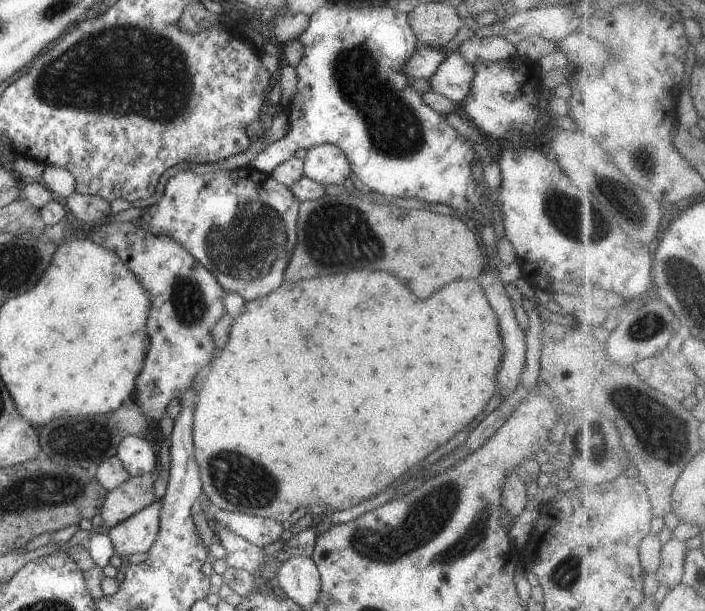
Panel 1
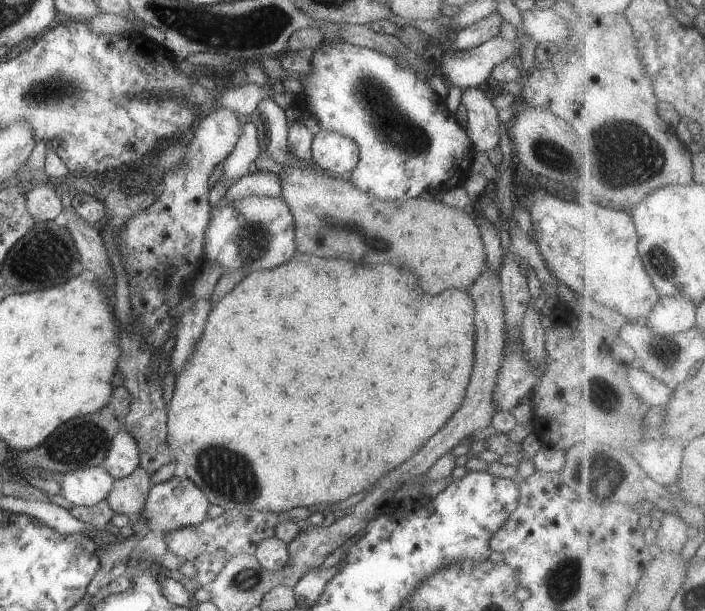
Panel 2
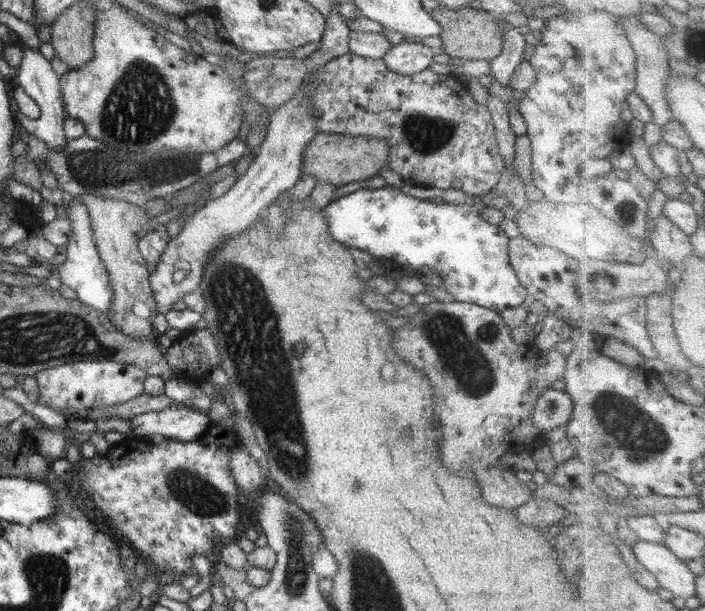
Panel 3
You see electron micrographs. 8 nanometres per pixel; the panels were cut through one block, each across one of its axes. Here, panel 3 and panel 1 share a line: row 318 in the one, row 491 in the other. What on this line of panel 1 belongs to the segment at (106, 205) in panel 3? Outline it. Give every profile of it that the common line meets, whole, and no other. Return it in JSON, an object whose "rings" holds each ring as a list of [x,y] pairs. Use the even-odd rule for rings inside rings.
{"rings":[[[151,474],[128,478],[118,488],[106,494],[102,506],[102,526],[100,533],[108,532],[119,523],[138,514],[142,508],[150,506],[155,500],[154,483],[156,477]]]}

